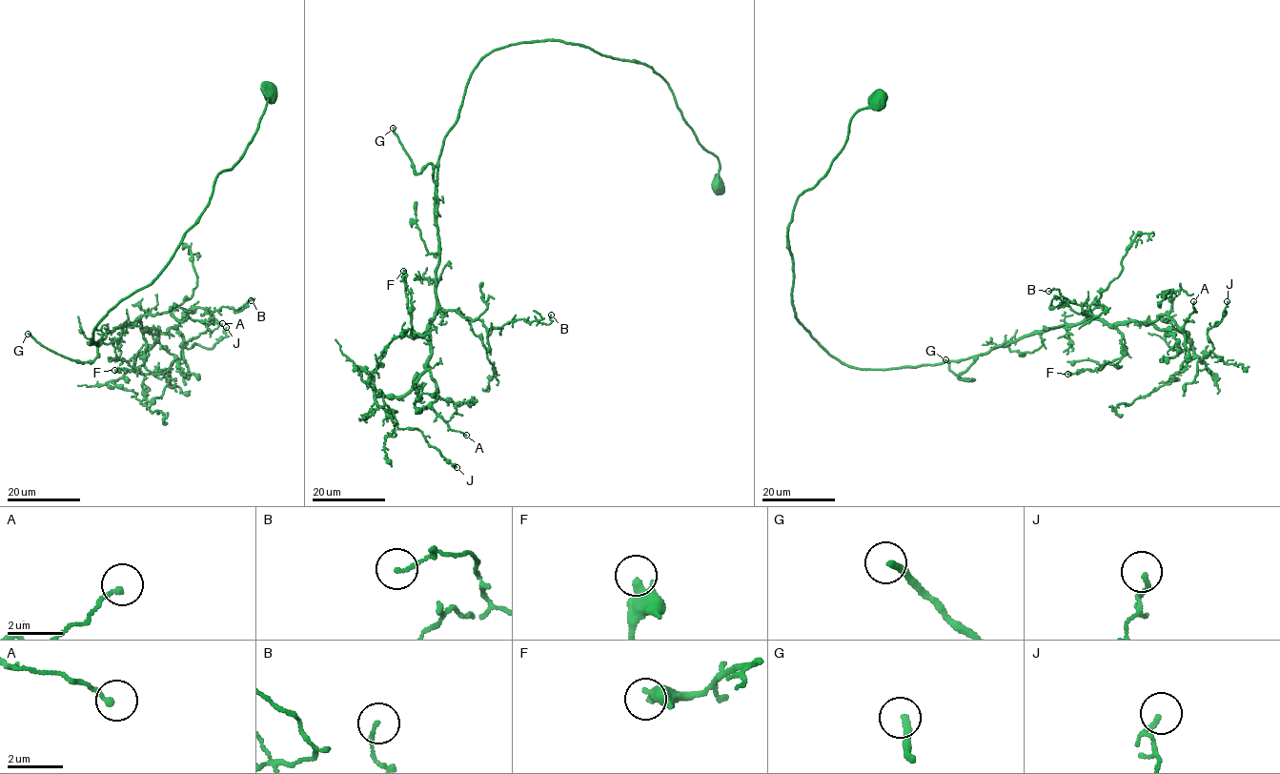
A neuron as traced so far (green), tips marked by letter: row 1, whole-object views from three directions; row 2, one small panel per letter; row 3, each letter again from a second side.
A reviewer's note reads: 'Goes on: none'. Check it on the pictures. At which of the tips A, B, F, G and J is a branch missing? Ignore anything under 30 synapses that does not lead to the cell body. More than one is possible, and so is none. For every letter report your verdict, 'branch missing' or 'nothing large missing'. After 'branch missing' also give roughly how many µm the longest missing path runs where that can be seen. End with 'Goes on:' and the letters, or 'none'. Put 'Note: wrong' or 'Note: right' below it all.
A: nothing large missing
B: nothing large missing
F: nothing large missing
G: branch missing; missing 90 µm
J: nothing large missing
Goes on: G
Note: wrong

